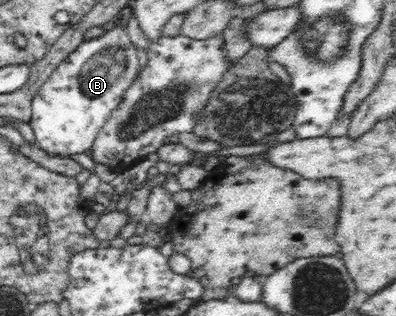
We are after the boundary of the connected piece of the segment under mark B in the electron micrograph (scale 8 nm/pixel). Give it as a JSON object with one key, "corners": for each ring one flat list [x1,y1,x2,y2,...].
{"corners":[[119,24,98,38,80,43,76,50,60,62,60,66,42,84,32,99,32,116,27,123,32,127,38,147,49,155,61,155,62,157,91,150,100,128,104,126,111,112,120,104,125,90,138,74,140,62,134,46,127,34,126,27]]}

